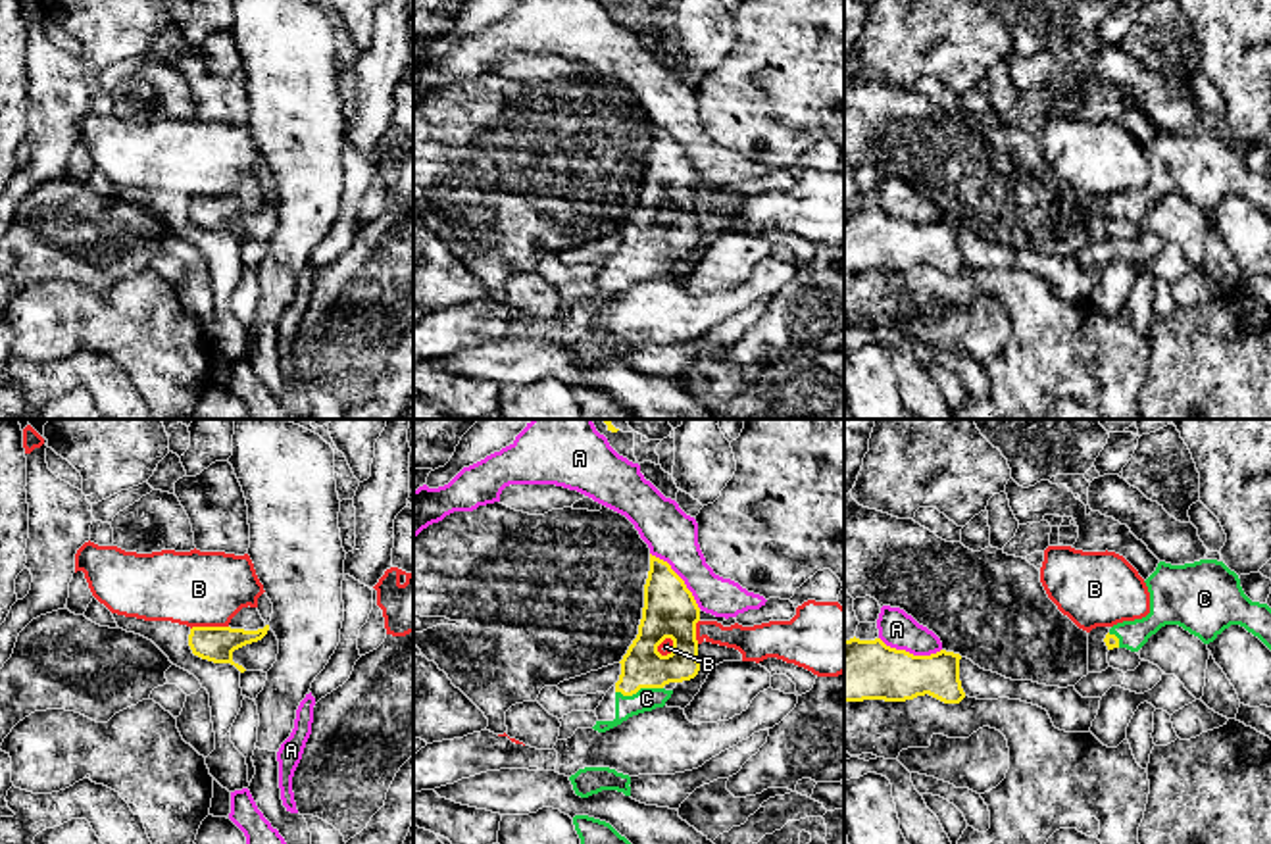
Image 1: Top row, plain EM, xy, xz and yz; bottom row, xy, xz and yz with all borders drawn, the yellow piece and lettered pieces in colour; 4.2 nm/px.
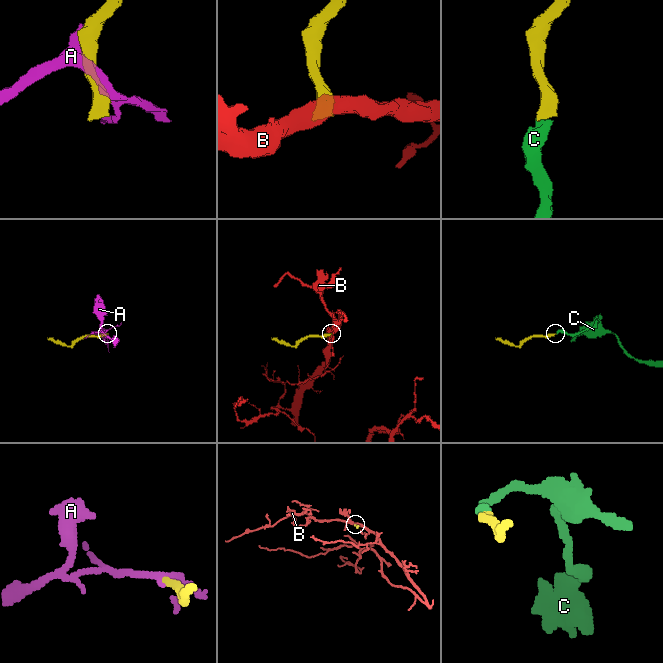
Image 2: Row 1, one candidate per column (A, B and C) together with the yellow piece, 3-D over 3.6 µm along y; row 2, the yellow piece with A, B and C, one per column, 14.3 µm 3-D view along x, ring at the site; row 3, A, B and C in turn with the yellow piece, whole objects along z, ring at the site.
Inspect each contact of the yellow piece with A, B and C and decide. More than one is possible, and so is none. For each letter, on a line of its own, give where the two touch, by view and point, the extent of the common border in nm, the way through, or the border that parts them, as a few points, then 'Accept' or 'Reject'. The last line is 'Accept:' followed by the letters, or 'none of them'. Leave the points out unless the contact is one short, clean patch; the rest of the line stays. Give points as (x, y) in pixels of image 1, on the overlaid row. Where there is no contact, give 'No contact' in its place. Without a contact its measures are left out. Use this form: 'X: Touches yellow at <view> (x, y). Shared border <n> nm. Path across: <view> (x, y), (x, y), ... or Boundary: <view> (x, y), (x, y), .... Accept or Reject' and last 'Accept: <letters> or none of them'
A: Touches yellow at xz (679, 577). Shared border 320 nm. Reject
B: Touches yellow at xy (208, 627). Shared border 160 nm. Reject
C: Touches yellow at xz (639, 689). Shared border 200 nm. Path across: xz (643, 666), (639, 689), (647, 698). Accept
Accept: C

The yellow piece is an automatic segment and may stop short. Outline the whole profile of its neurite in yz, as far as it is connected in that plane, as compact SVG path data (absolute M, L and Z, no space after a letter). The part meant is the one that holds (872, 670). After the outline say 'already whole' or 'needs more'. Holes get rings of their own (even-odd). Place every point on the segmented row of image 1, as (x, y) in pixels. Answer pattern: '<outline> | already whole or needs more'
M881 638L844 640L844 704L863 700L906 702L933 696L944 704L965 698L959 681L959 654L940 650L913 656Z | already whole

